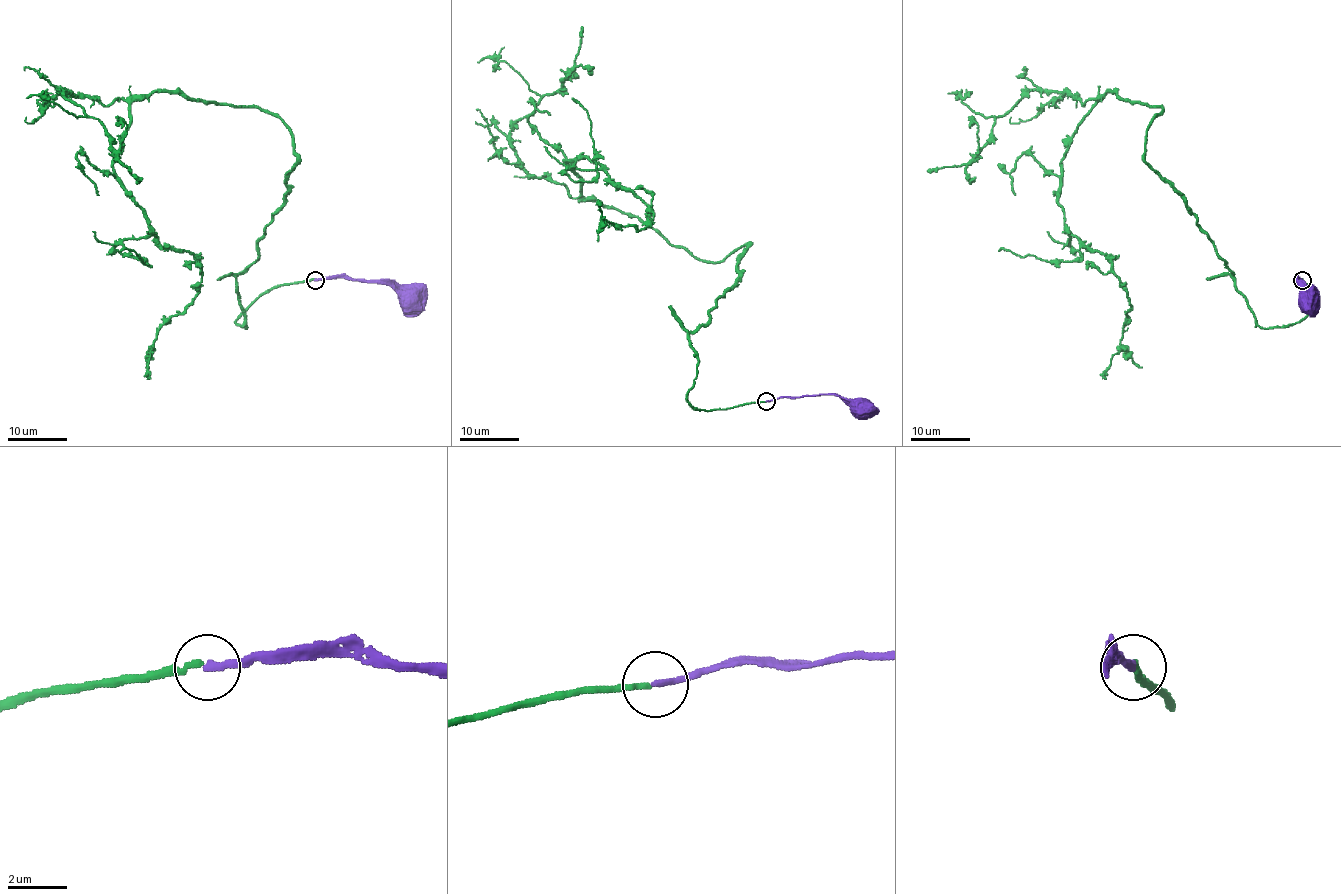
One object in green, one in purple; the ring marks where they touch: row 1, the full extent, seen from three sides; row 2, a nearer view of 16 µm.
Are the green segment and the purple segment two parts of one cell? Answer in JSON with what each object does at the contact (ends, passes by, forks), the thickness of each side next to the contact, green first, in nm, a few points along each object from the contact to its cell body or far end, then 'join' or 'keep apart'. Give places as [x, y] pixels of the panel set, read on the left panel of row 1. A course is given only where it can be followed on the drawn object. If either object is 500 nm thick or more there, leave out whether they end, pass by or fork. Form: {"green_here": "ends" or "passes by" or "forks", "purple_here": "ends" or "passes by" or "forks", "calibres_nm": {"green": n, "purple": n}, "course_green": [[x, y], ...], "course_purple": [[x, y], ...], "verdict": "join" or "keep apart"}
{"green_here": "ends", "purple_here": "ends", "calibres_nm": {"green": 180, "purple": 220}, "course_green": [[314, 279], [236, 323], [294, 135], [267, 111], [137, 97], [112, 175], [201, 278], [146, 379]], "course_purple": [[314, 279], [386, 281], [406, 298], [410, 298]], "verdict": "join"}

